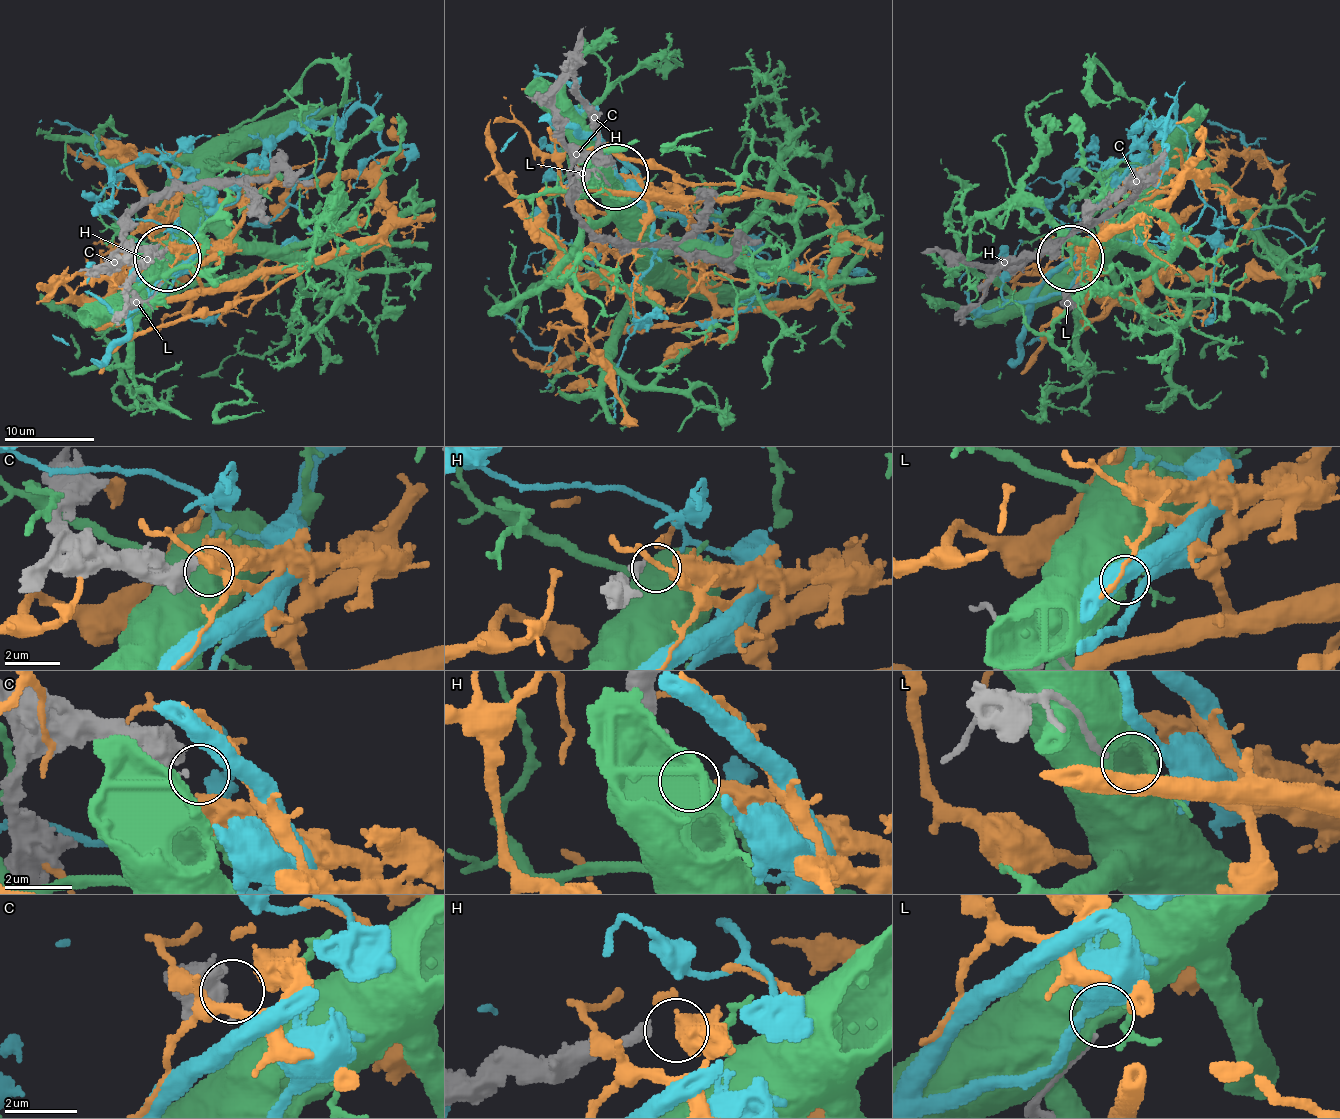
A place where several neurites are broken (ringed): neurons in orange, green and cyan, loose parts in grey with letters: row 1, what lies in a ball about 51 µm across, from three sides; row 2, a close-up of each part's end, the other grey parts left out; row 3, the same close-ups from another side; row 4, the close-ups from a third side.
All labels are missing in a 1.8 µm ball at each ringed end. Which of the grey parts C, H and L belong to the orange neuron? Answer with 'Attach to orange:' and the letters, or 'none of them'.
Attach to orange: H

